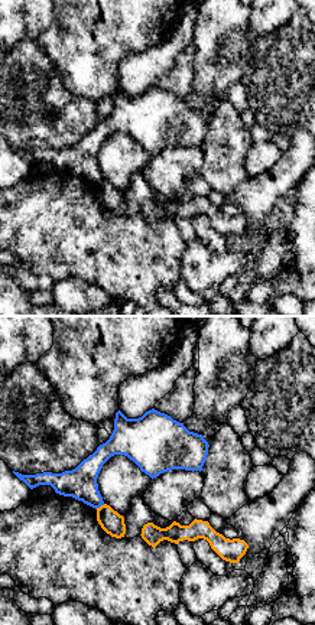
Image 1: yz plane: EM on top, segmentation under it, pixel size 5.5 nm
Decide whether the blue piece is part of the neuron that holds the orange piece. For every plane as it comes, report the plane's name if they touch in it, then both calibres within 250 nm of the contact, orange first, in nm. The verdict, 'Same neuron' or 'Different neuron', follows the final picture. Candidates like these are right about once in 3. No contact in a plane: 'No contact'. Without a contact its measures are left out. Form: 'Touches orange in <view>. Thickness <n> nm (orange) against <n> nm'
Touches orange in yz. Thickness 120 nm (orange) against 180 nm

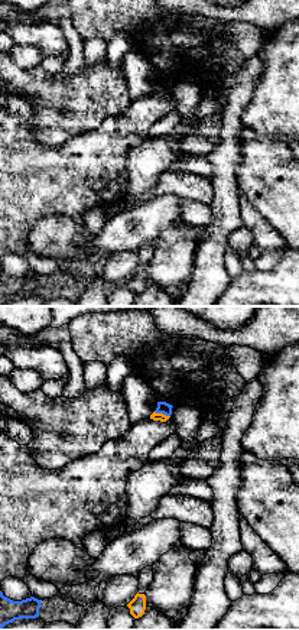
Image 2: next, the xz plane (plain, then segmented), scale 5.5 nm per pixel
Touches orange in xz. Thickness 50 nm (orange) against 70 nm

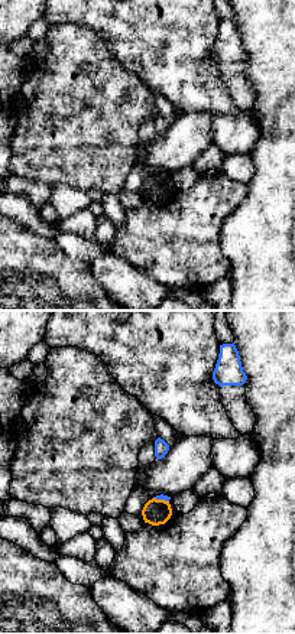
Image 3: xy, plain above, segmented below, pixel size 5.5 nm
Touches orange in xy. Thickness 140 nm (orange) against 30 nm

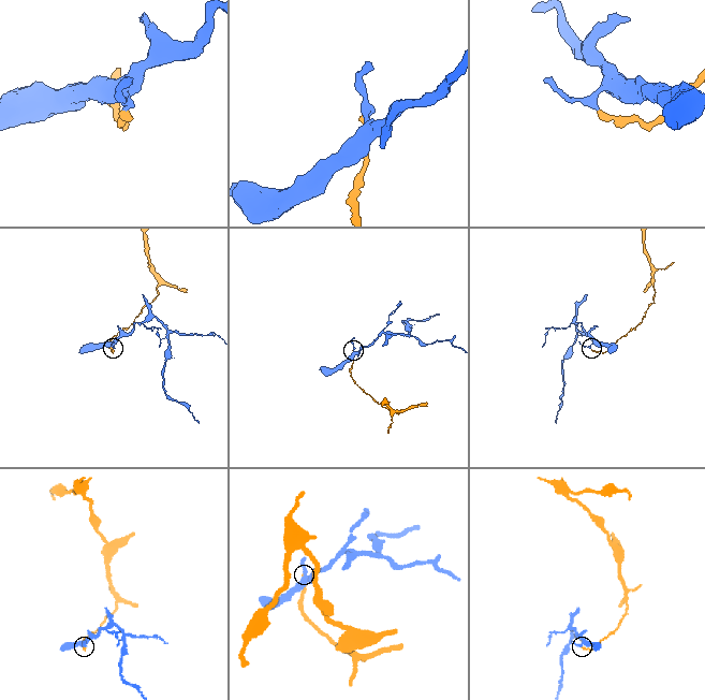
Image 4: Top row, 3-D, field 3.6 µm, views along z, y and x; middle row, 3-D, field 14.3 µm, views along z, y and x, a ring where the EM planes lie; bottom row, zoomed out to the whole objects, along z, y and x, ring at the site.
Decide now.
Different neuron

